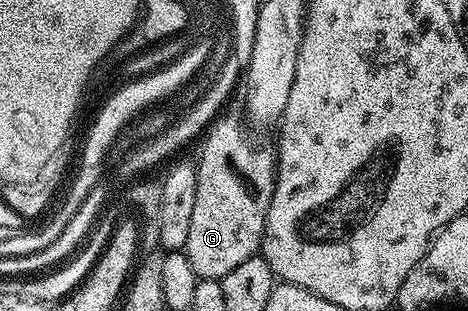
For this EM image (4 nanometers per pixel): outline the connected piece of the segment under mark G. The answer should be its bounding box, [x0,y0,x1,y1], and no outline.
[183,114,276,280]

